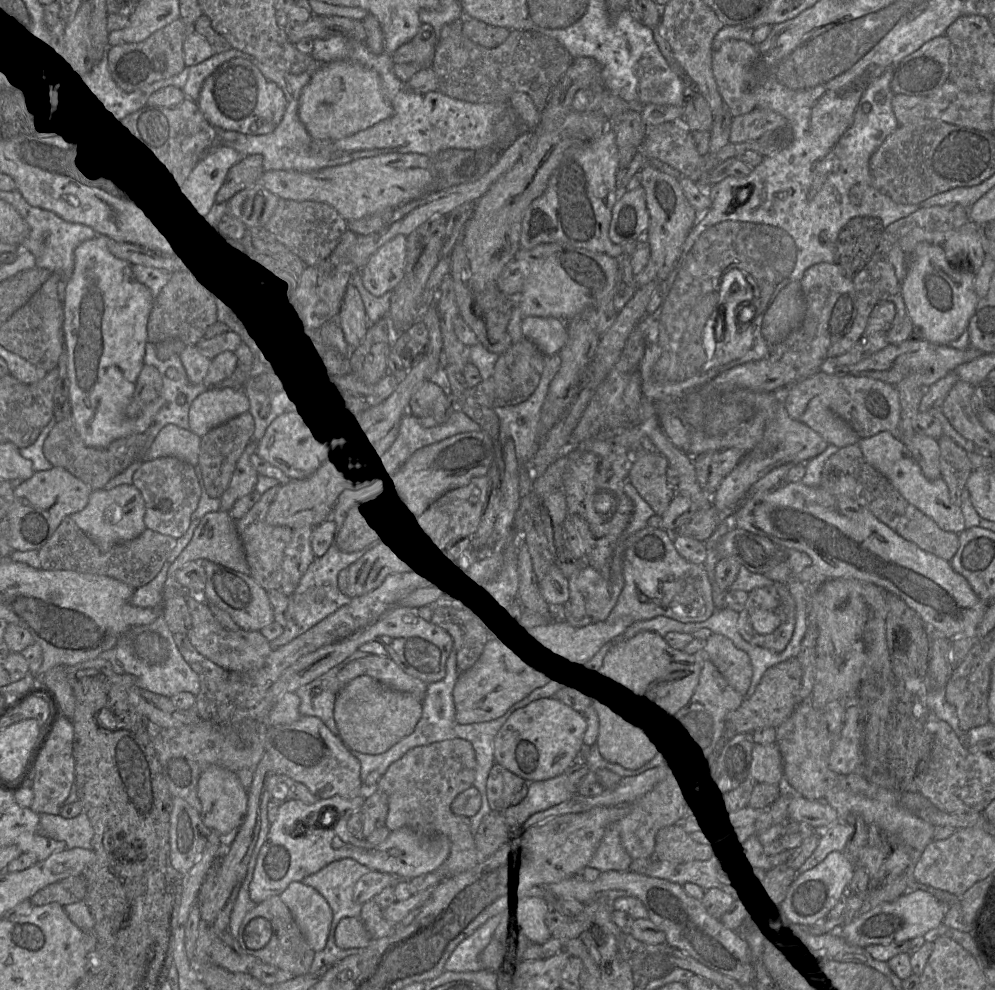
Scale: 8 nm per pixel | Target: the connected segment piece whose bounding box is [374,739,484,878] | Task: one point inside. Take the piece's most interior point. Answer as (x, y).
(421, 785)

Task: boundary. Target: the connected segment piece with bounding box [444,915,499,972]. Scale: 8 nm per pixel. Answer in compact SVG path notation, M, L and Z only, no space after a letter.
M499 916L490 917L472 934L461 941L445 964L445 971L466 972L480 971L483 965L480 954L491 941L498 925Z

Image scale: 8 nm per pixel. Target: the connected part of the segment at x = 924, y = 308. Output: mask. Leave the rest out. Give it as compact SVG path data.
M921 242L913 250L908 259L907 273L903 281L903 299L907 313L914 328L919 330L921 339L947 346L967 331L969 321L976 310L978 297L974 288L976 274L972 271L962 271L963 269L954 269L953 261L946 257L942 245Z

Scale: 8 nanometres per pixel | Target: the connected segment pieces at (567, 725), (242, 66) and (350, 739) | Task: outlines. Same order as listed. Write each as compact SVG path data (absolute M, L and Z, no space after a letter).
M558 698L536 700L514 711L496 734L493 744L495 762L523 778L526 783L554 778L566 773L577 761L584 745L583 737L586 729L587 723L583 715L562 703Z
M242 59L223 63L207 77L196 103L213 127L244 135L272 132L280 123L286 108L282 90L267 80L249 61Z
M360 676L338 691L334 719L338 736L351 750L381 754L410 735L422 715L422 704L412 695L393 690L369 676Z

